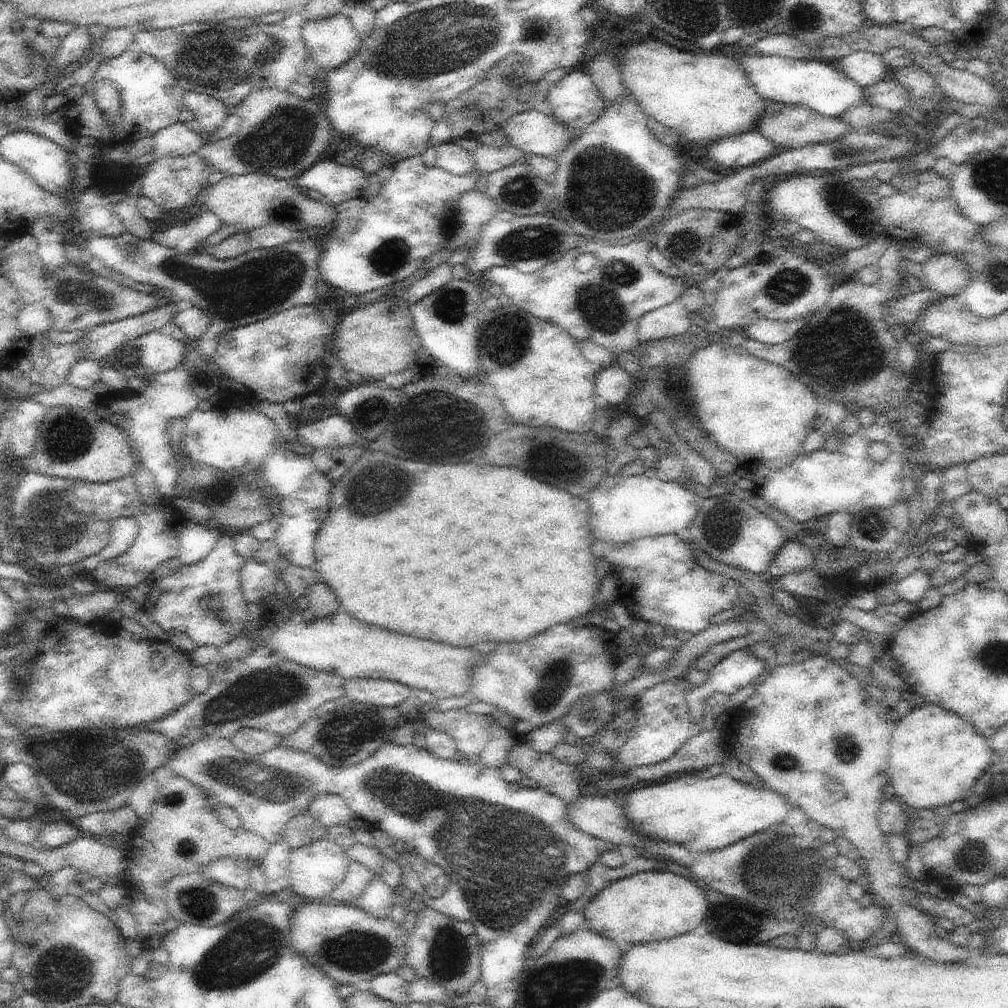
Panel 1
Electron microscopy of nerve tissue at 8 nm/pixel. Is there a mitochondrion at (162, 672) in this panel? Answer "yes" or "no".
no

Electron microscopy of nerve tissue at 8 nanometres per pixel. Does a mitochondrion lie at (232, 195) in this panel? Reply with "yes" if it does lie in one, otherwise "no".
no

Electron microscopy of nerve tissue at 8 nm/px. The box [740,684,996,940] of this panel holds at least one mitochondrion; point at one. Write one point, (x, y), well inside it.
(972, 857)

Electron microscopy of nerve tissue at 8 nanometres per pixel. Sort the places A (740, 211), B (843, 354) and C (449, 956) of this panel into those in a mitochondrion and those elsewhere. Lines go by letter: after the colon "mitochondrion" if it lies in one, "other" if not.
A: other
B: mitochondrion
C: mitochondrion

